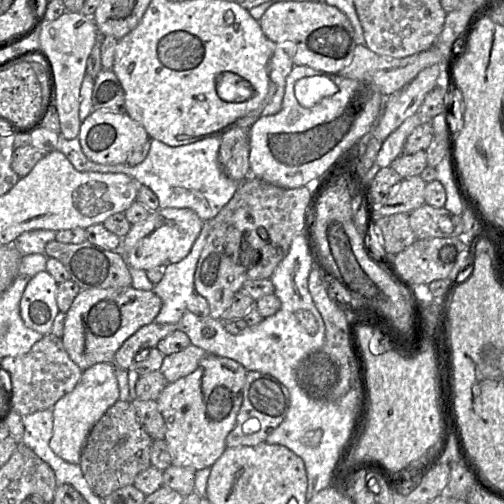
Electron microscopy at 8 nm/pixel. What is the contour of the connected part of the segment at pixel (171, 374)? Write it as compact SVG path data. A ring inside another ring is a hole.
M190 344L182 351L165 356L159 371L167 383L172 383L192 373L207 352Z

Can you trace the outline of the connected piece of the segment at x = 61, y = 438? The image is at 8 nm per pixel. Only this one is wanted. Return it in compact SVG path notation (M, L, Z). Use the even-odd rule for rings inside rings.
M102 362L83 370L74 389L53 407L53 435L49 442L52 451L66 462L79 465L81 452L91 428L117 400L119 386L112 363Z

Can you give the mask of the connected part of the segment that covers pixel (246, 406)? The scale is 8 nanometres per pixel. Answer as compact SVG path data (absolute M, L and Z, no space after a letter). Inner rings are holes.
M247 371L243 387L243 401L238 411L235 426L226 437L226 448L255 446L285 419L290 405L287 388L274 376L257 371Z

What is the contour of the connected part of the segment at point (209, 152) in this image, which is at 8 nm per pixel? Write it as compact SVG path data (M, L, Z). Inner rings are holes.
M60 133L57 150L61 151L80 172L127 174L140 185L149 187L157 195L159 208L187 208L193 210L204 222L208 222L228 204L240 185L240 182L227 177L220 167L218 161L220 144L221 137L207 138L176 147L151 139L147 157L135 166L127 163L116 165L95 163L83 153L78 137L68 140Z

